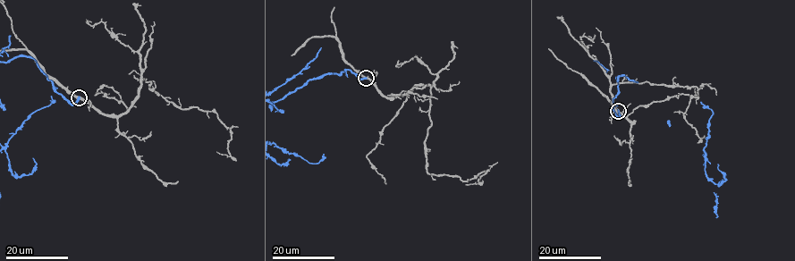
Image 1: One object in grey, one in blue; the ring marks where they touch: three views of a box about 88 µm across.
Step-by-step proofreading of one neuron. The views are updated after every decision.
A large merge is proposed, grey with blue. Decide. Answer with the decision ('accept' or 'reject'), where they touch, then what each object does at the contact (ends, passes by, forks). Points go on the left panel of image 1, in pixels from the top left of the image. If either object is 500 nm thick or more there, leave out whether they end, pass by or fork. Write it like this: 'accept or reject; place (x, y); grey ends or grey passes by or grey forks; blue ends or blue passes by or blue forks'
reject; place (79, 97)

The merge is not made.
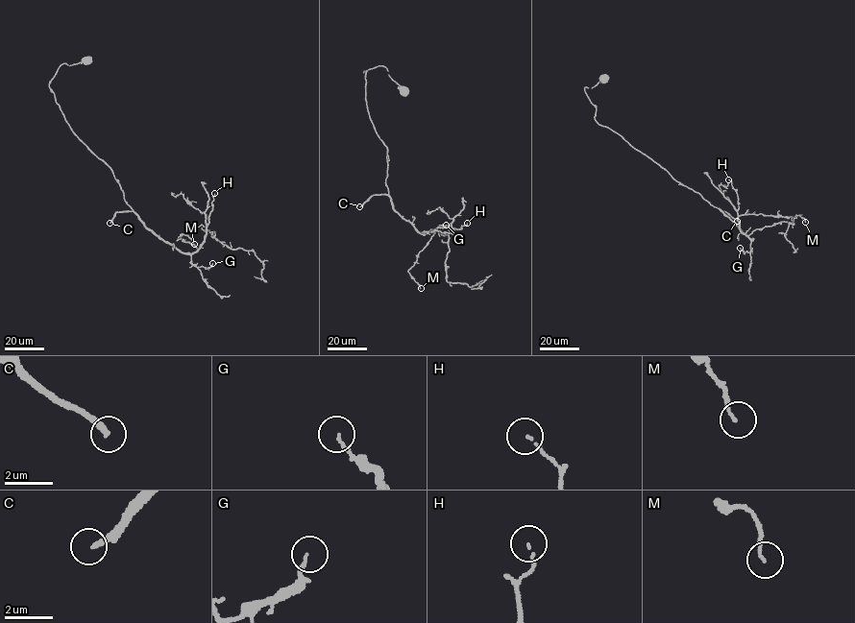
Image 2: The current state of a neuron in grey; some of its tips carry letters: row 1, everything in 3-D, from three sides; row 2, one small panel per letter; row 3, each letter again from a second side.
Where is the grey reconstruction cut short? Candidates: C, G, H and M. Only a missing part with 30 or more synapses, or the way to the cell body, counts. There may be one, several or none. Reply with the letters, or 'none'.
C

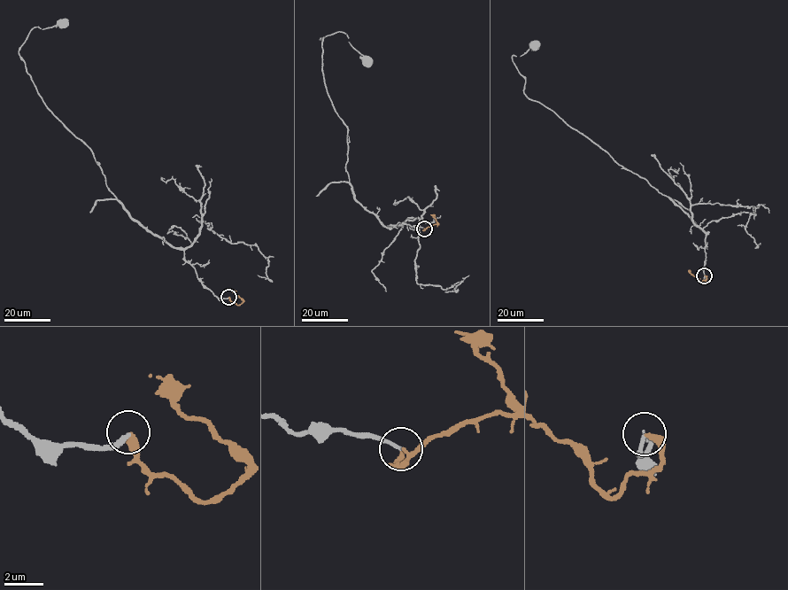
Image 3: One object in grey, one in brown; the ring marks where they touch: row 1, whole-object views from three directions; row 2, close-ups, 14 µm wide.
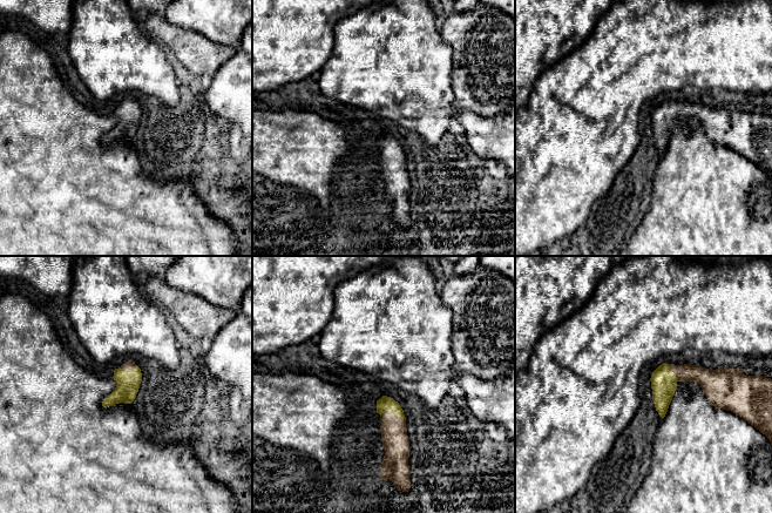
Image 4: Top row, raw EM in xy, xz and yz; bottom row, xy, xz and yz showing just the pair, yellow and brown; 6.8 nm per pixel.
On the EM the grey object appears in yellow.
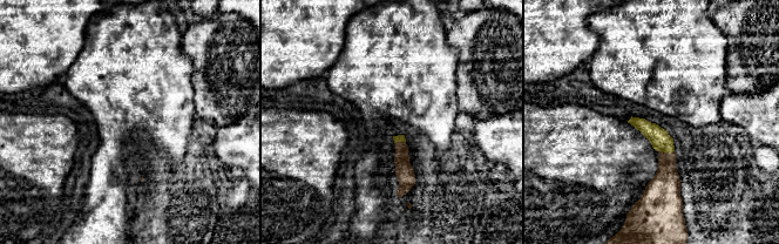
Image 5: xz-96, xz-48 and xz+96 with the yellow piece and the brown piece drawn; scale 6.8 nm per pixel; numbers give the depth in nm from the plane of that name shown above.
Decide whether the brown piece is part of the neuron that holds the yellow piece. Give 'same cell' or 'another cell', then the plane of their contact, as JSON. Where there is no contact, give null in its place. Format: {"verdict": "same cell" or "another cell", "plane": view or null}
{"verdict": "same cell", "plane": "xz"}

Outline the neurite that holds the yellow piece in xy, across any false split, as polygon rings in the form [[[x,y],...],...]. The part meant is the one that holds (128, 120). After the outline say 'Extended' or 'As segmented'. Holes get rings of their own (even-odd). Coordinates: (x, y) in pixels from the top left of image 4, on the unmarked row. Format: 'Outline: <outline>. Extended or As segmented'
Outline: [[[133,97],[123,100],[114,107],[113,115],[117,119],[115,127],[103,139],[103,144],[118,140],[131,141],[136,135],[142,117],[141,106]]]. Extended

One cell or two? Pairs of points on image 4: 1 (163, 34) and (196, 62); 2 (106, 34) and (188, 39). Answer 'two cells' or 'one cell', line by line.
1: one cell
2: two cells

